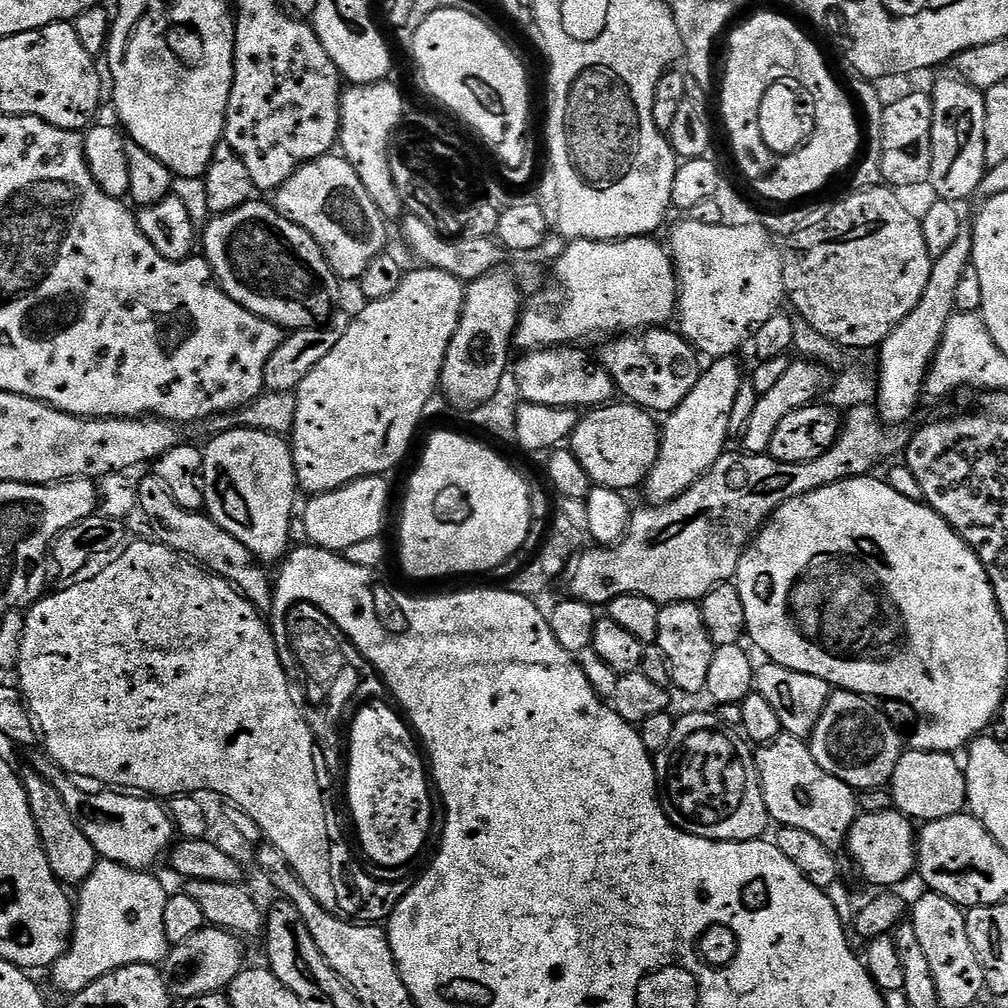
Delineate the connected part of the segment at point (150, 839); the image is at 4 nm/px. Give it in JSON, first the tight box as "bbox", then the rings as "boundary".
{"bbox":[30,755,177,870],"boundary":[[[39,755],[30,760],[31,767],[44,775],[58,794],[62,794],[62,802],[66,802],[70,814],[76,817],[82,834],[90,838],[90,846],[94,846],[97,857],[127,868],[148,870],[160,855],[161,859],[171,849],[177,835],[176,826],[172,823],[169,809],[165,805],[163,808],[159,799],[129,794],[124,790],[83,792],[76,785],[77,781],[53,764],[47,755]]]}

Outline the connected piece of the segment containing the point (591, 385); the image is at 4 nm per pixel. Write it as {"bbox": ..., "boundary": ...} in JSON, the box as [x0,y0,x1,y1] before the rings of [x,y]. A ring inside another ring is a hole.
{"bbox":[514,346,617,410],"boundary":[[[557,346],[525,351],[521,355],[524,357],[514,364],[519,399],[538,406],[573,410],[591,410],[609,403],[617,395],[612,375],[584,350],[580,346]]]}

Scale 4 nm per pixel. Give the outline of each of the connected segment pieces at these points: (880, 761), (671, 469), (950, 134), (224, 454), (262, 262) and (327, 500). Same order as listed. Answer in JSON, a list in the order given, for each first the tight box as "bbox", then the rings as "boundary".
[{"bbox":[810,691,902,790],"boundary":[[[833,691],[810,737],[810,747],[818,766],[849,784],[853,790],[885,787],[902,755],[900,736],[879,707],[883,708],[875,699],[857,692]]]},{"bbox":[642,356,742,505],"boundary":[[[722,356],[711,361],[712,364],[703,369],[700,374],[700,380],[690,390],[690,394],[686,394],[686,398],[682,398],[682,402],[673,412],[667,413],[666,419],[663,421],[660,429],[660,449],[658,450],[658,458],[654,462],[654,466],[650,470],[647,480],[642,485],[642,493],[649,505],[665,504],[674,498],[678,498],[690,486],[694,486],[694,482],[698,482],[698,478],[702,478],[710,470],[710,466],[714,466],[714,462],[718,462],[718,458],[723,456],[729,447],[730,437],[730,410],[734,410],[734,398],[738,398],[738,390],[742,383],[740,377],[739,359]]]},{"bbox":[931,74,986,202],"boundary":[[[955,74],[941,75],[936,88],[931,94],[934,106],[934,122],[932,123],[932,178],[931,191],[942,200],[961,202],[969,196],[975,197],[978,186],[986,171],[986,102],[984,92],[967,84]]]},{"bbox":[203,428,300,565],"boundary":[[[235,428],[211,438],[203,449],[207,515],[265,565],[283,561],[291,545],[292,514],[300,492],[291,445],[283,436],[253,428]]]},{"bbox":[202,198,338,330],"boundary":[[[253,198],[233,212],[213,215],[208,223],[203,225],[202,244],[203,240],[202,256],[212,267],[212,275],[215,276],[217,284],[224,289],[226,295],[234,298],[234,302],[238,302],[255,316],[274,322],[285,330],[315,328],[332,319],[332,313],[337,307],[338,278],[332,272],[332,267],[318,242],[314,242],[314,238],[306,234],[302,226],[290,222],[281,212],[277,212],[271,203],[263,204],[259,198]]]},{"bbox":[304,476,388,553],"boundary":[[[364,476],[361,480],[350,482],[338,490],[318,492],[304,508],[304,532],[317,548],[325,548],[327,552],[343,553],[358,542],[366,542],[366,538],[374,538],[383,533],[384,519],[388,516],[388,484],[384,476]]]}]

